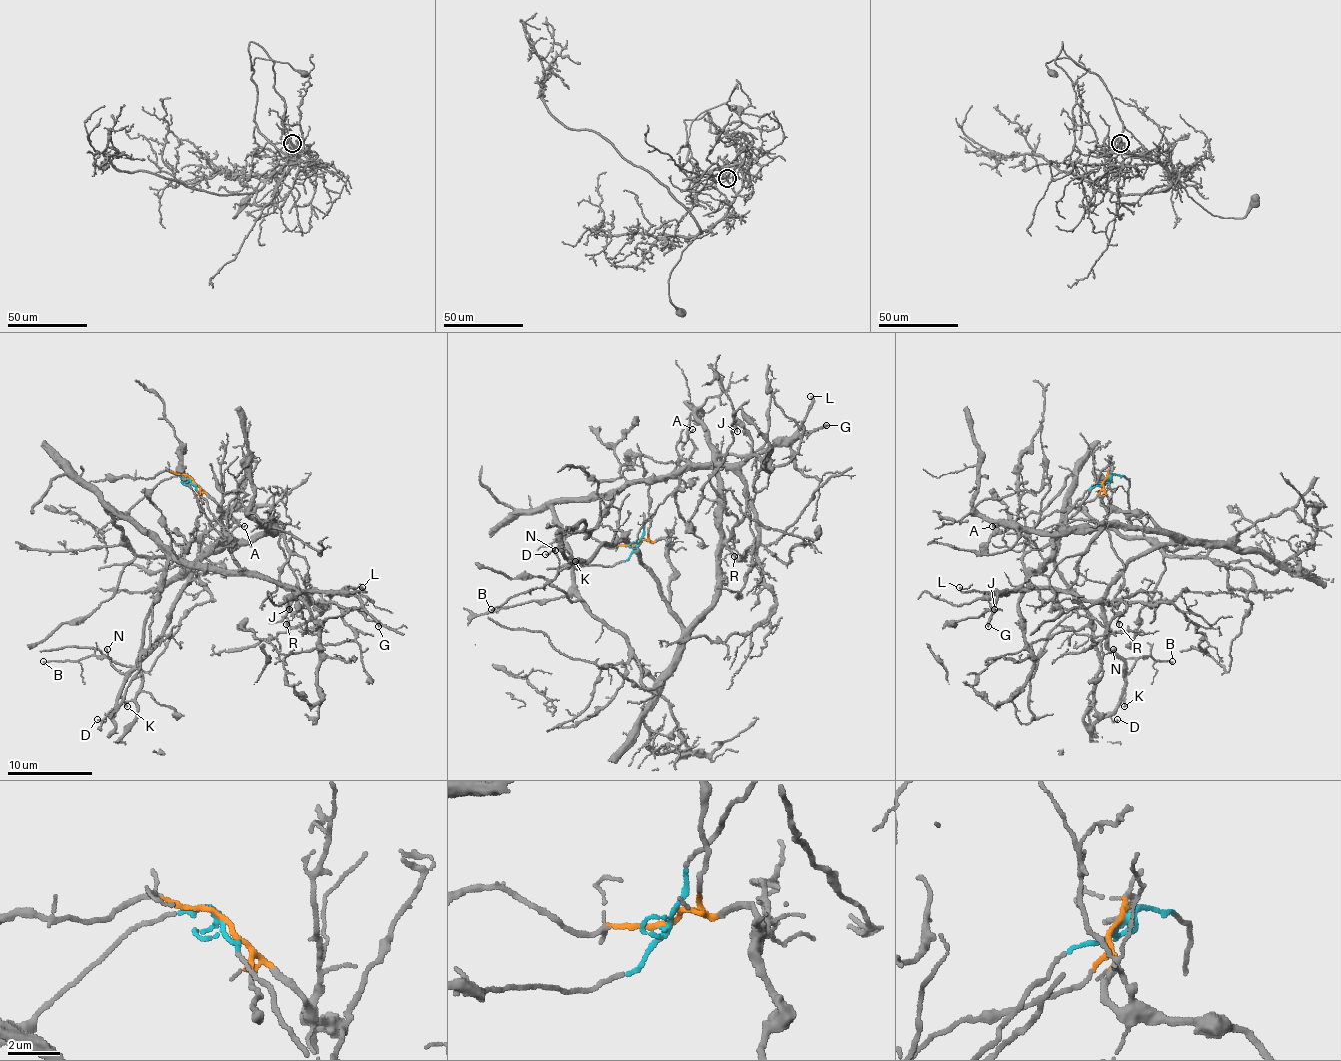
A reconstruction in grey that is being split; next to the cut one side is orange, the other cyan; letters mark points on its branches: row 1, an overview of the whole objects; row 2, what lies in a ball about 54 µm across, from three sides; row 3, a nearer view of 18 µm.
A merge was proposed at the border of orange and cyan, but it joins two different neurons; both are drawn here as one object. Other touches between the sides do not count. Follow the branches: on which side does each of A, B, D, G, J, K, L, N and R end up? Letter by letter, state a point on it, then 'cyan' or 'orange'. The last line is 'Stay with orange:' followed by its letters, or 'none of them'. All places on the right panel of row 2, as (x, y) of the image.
A: at (992, 526); cyan
B: at (1172, 661); orange
D: at (1117, 719); orange
G: at (988, 626); cyan
J: at (994, 609); cyan
K: at (1124, 706); orange
L: at (959, 587); cyan
N: at (1113, 649); orange
R: at (1119, 624); cyan
Stay with orange: B, D, K, N

